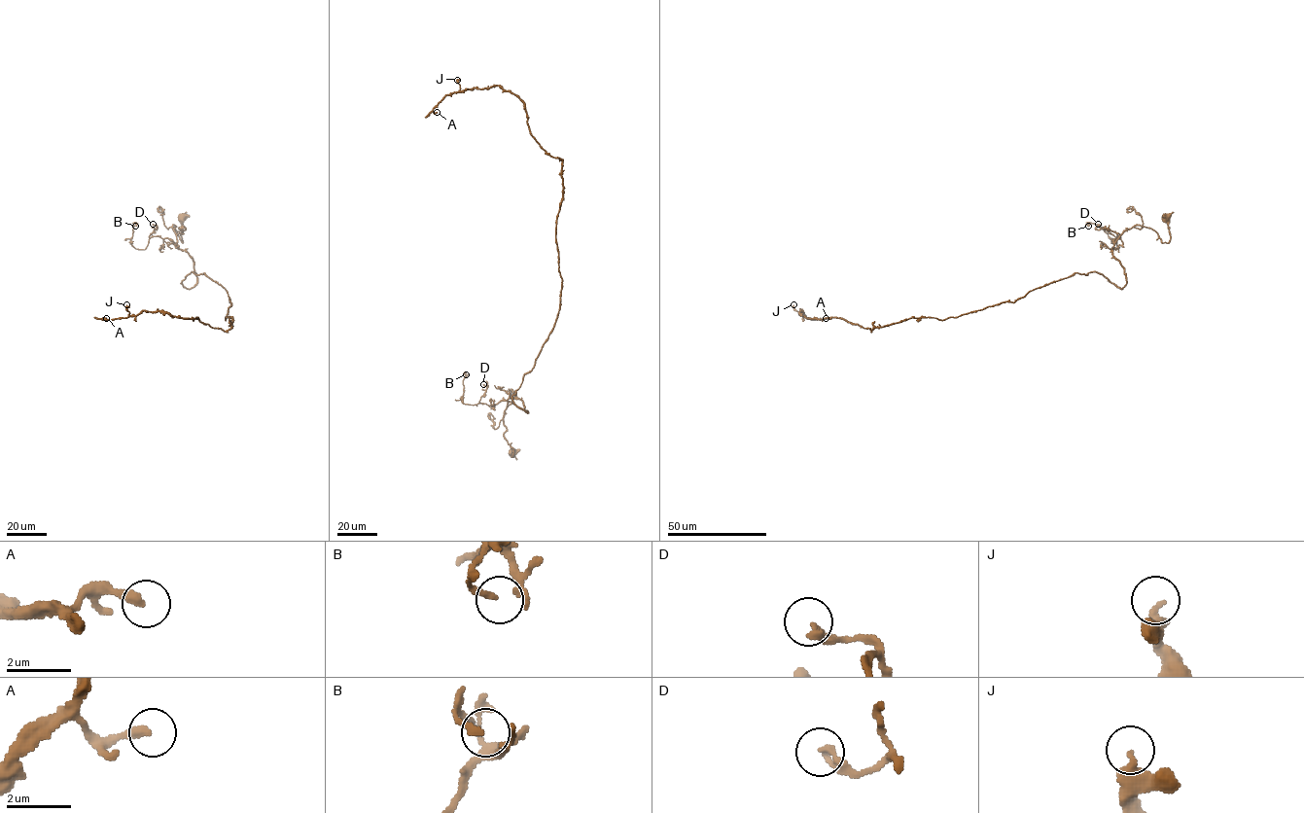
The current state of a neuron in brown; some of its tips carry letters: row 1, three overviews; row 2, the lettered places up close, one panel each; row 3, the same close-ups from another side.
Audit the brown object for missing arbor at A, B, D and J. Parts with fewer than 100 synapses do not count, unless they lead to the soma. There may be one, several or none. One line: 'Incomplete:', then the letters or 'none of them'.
Incomplete: none of them

